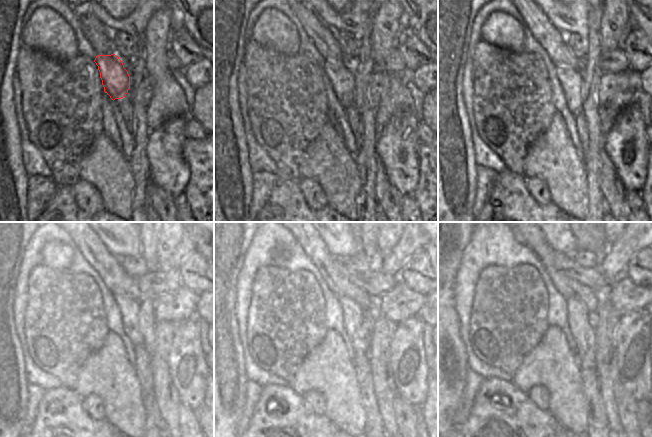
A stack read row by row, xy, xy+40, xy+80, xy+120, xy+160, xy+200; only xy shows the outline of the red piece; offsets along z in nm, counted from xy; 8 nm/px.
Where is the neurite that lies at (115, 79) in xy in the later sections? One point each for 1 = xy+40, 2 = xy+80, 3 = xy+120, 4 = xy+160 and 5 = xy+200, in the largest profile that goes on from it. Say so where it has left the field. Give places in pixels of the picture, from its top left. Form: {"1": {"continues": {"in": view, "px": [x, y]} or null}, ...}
{"1": {"continues": {"in": "xy+40", "px": [341, 77]}}, "2": {"continues": {"in": "xy+80", "px": [570, 80]}}, "3": {"continues": {"in": "xy+120", "px": [128, 308]}}, "4": {"continues": {"in": "xy+160", "px": [352, 312]}}, "5": {"continues": {"in": "xy+200", "px": [584, 334]}}}

